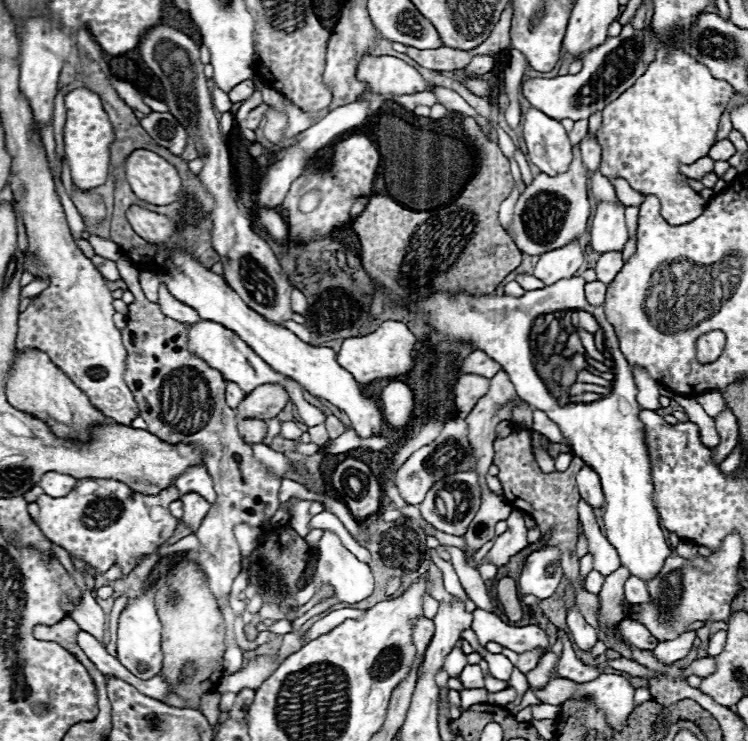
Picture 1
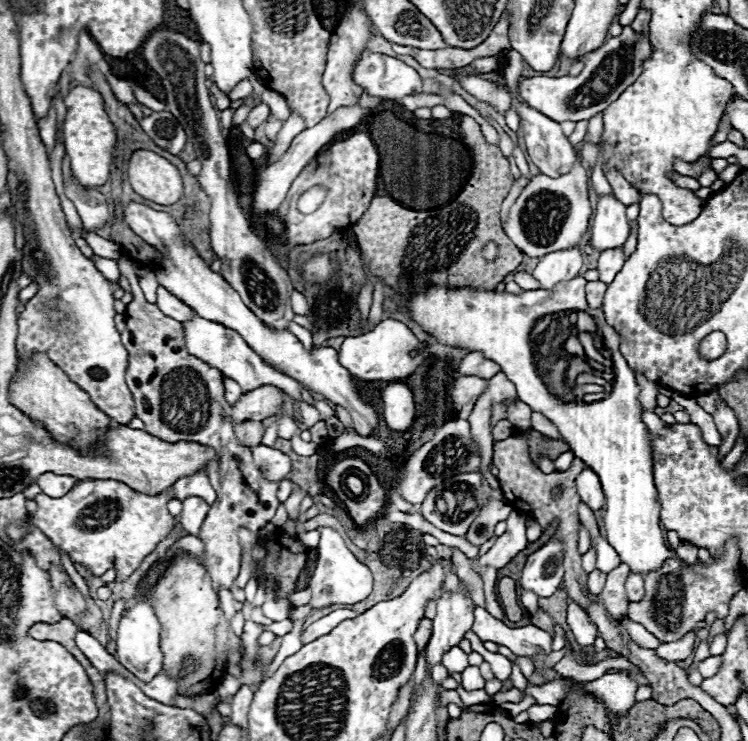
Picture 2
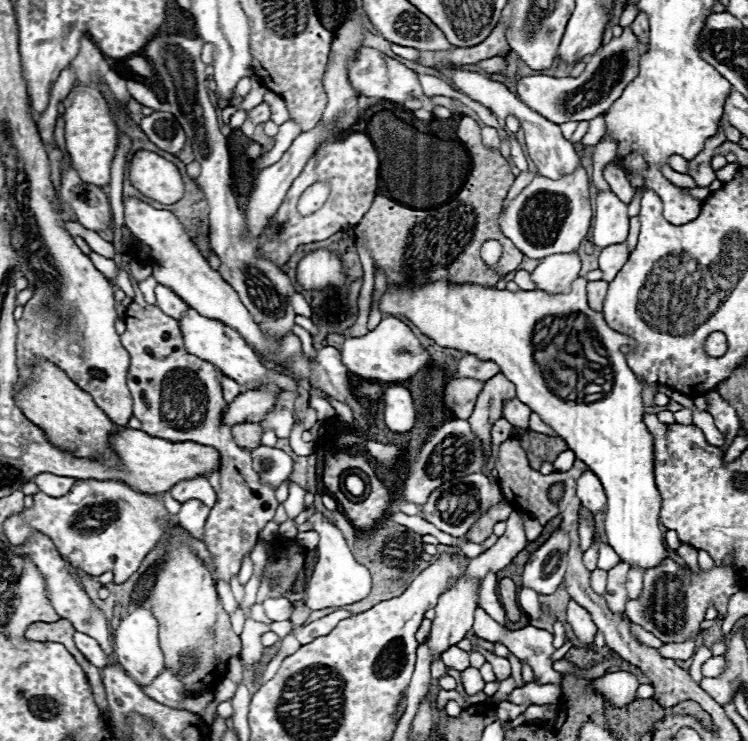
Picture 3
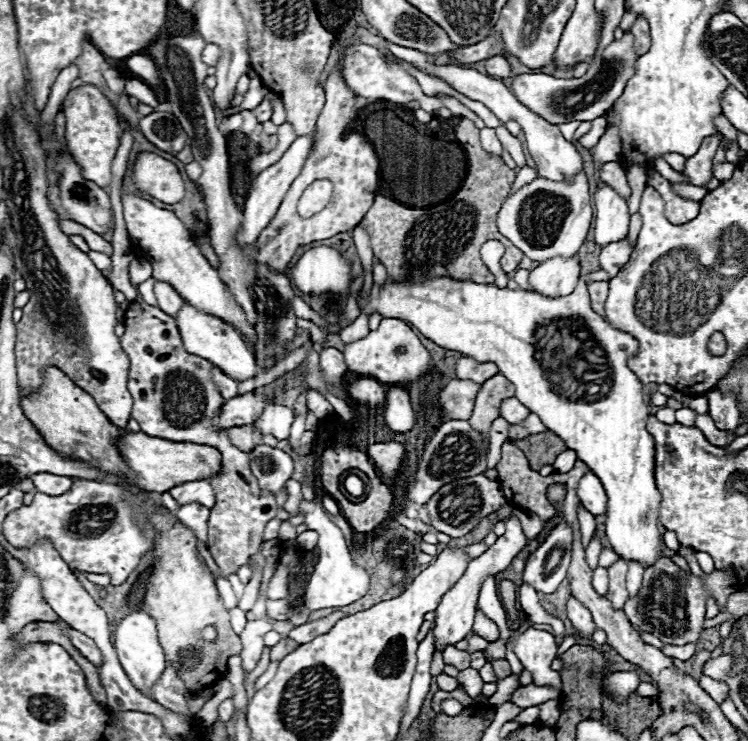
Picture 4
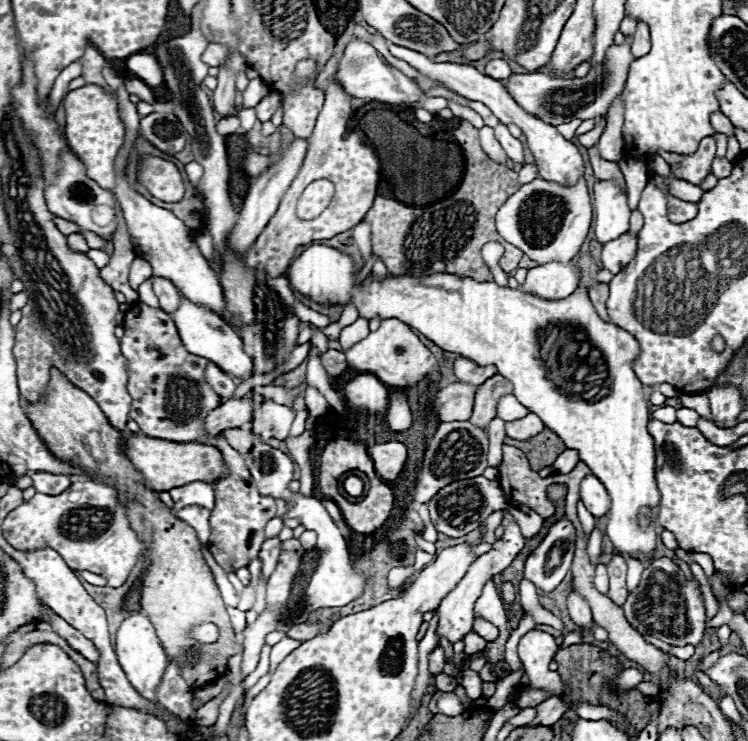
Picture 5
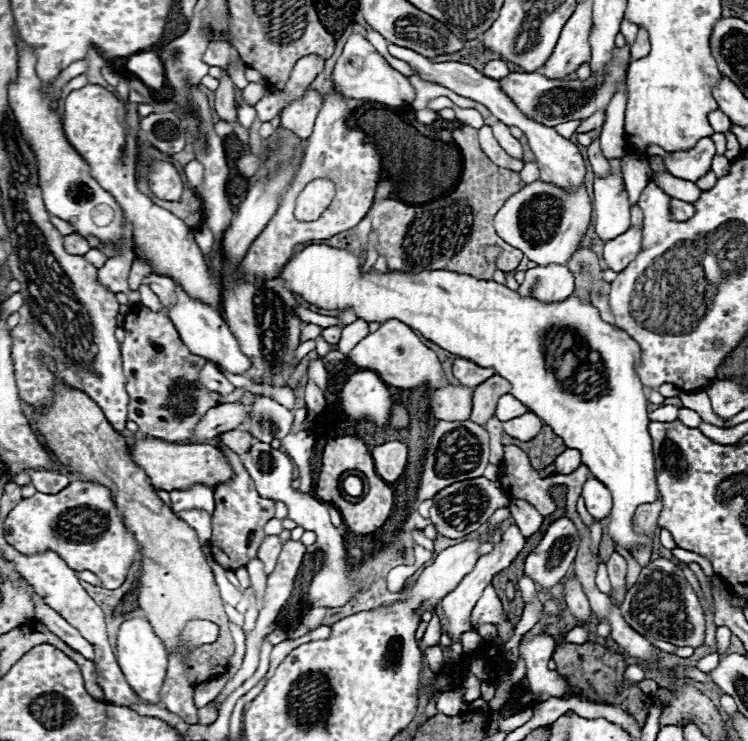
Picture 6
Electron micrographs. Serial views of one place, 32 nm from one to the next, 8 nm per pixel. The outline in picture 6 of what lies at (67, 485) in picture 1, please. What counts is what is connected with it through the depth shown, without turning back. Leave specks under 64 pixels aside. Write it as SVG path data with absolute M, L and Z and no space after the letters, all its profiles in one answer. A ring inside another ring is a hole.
M36 470L32 472L32 484L38 492L60 492L60 488L66 488L70 484L70 476L50 470Z

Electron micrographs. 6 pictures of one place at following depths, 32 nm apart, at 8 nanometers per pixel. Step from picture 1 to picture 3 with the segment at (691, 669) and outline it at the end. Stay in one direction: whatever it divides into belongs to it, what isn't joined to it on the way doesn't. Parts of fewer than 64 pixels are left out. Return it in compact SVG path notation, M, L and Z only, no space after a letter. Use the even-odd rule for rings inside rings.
M714 656L702 664L702 674L708 678L718 678L726 670L726 656Z

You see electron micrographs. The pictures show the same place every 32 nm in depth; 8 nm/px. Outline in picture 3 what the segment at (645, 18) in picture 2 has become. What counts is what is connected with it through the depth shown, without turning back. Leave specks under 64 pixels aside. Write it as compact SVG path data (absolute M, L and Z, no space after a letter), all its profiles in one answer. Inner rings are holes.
M638 14L638 18L634 20L634 24L630 28L638 36L638 42L642 42L642 44L650 42L650 38L648 38L648 18L644 14Z

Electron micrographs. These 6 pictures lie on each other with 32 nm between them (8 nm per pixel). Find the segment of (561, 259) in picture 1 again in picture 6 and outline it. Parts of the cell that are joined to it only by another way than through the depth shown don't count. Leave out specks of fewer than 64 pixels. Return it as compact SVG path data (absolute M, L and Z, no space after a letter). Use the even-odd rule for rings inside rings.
M550 264L550 266L536 266L526 270L524 282L518 288L520 296L536 298L538 302L550 304L560 302L572 296L574 280L572 272L564 264Z

